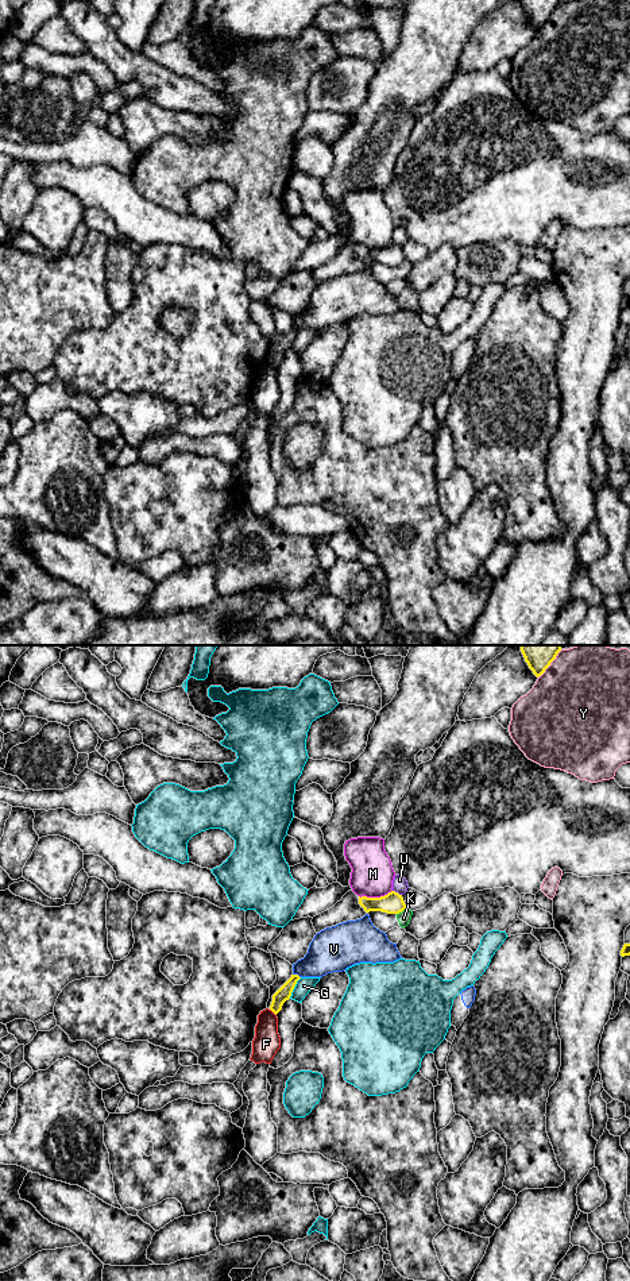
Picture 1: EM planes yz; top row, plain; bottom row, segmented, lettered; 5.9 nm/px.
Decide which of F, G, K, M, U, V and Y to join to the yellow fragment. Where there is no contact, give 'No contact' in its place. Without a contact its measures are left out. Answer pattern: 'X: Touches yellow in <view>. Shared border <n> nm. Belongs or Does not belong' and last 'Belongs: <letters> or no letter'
F: Touches yellow in yz. Shared border 60 nm. Does not belong
G: Touches yellow in yz. Shared border 150 nm. Does not belong
K: Touches yellow in yz. Shared border 80 nm. Does not belong
M: Touches yellow in yz. Shared border 200 nm. Does not belong
U: Touches yellow in yz. Shared border 70 nm. Does not belong
V: Touches yellow in yz. Shared border 50 nm. Does not belong
Y: Touches yellow in yz. Shared border 220 nm. Does not belong
Belongs: no letter

